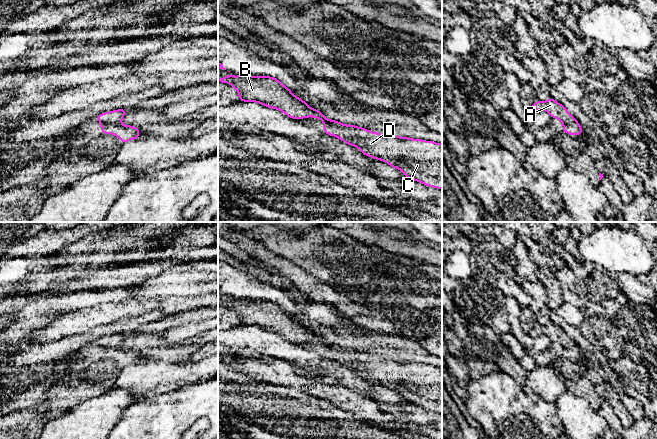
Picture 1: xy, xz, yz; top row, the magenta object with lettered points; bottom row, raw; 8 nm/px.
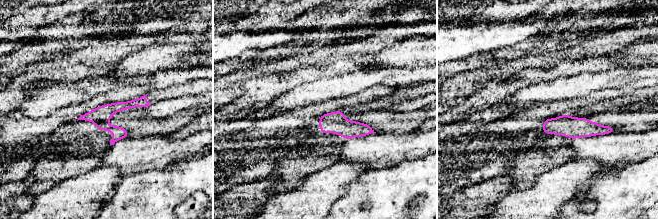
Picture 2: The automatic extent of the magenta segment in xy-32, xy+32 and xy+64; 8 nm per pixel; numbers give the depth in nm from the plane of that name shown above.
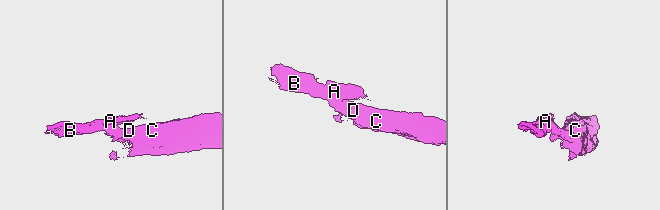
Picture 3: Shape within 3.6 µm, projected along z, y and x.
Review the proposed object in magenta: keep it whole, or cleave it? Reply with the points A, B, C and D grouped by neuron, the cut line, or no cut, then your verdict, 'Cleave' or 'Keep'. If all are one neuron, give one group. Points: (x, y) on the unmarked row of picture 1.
Groups: A B / C D. Split along xy (100, 345), (119, 347). Cleave

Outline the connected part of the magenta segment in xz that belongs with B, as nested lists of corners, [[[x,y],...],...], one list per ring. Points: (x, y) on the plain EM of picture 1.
[[[230,296],[229,298],[218,304],[222,307],[230,307],[231,311],[237,314],[241,326],[257,326],[268,332],[278,333],[293,343],[325,341],[322,336],[311,332],[302,323],[296,321],[290,313],[274,301],[248,298],[235,301]]]

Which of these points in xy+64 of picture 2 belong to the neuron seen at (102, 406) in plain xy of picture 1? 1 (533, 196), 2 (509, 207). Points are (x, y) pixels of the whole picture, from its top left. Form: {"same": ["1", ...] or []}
{"same": ["1", "2"]}

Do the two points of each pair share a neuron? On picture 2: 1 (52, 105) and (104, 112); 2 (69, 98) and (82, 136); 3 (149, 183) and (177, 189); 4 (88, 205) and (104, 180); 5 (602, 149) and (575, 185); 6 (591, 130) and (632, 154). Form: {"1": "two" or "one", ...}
{"1": "two", "2": "two", "3": "one", "4": "one", "5": "two", "6": "two"}

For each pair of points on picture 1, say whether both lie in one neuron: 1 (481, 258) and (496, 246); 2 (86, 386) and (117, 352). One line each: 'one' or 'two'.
1: one
2: one

